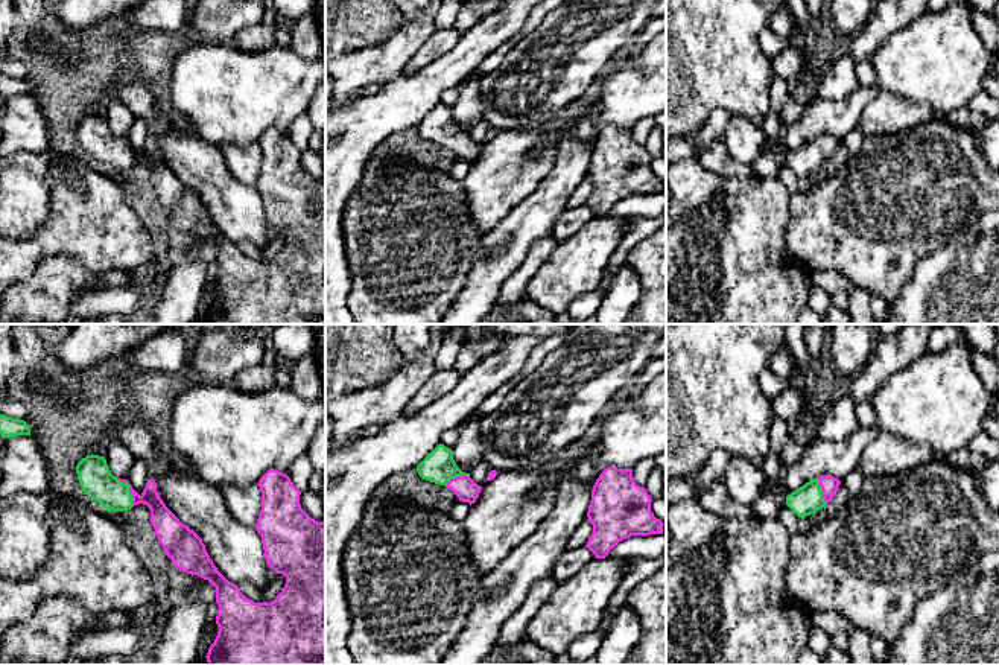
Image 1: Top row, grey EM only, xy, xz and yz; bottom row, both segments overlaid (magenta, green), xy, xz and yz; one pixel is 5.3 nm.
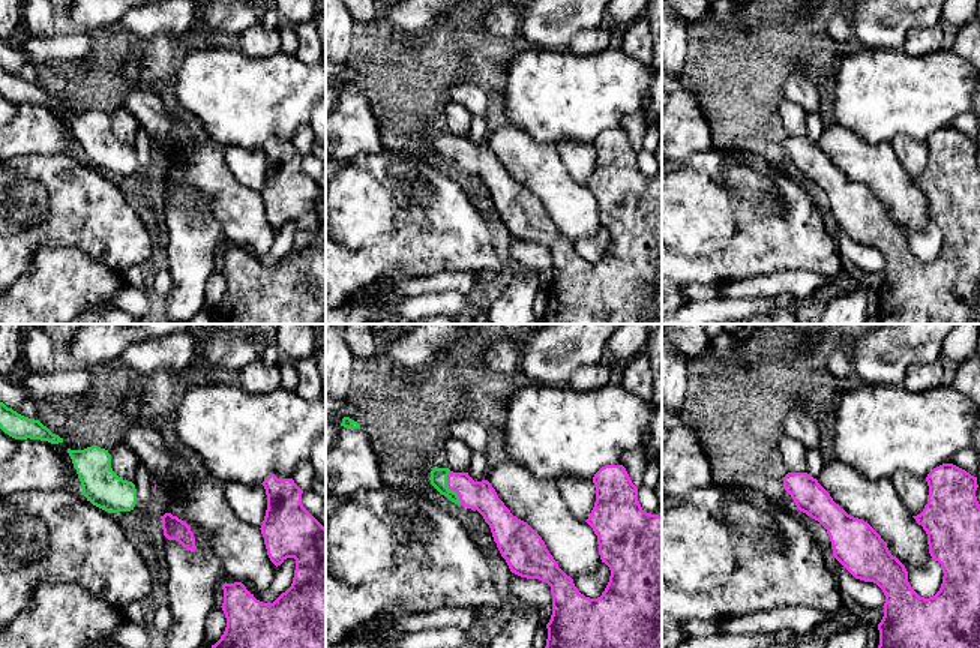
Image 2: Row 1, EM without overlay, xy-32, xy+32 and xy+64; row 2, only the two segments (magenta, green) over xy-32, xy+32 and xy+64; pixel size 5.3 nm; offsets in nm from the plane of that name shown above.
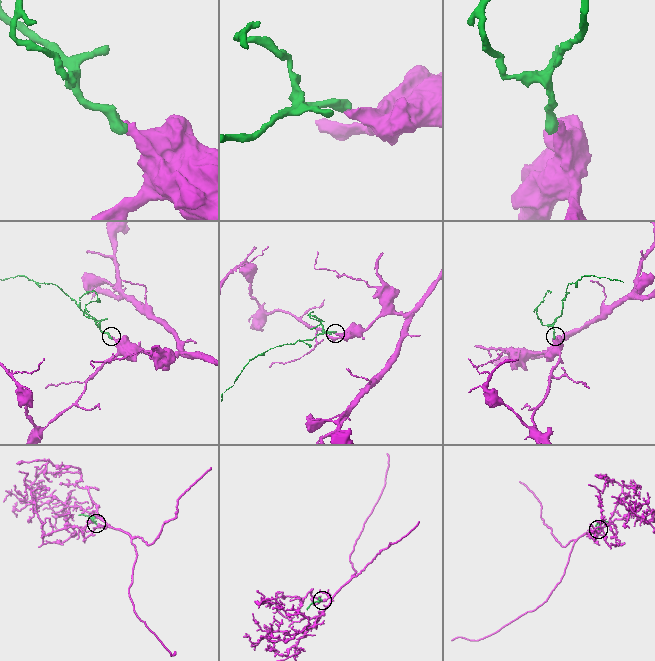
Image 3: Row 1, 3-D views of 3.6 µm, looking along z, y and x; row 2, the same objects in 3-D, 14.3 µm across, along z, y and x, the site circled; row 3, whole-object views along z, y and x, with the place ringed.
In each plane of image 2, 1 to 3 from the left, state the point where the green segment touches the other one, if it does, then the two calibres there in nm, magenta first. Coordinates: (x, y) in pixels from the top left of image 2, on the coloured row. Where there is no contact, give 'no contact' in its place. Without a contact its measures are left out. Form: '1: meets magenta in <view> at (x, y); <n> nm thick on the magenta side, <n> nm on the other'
1: no contact
2: meets magenta in xy+32 at (450, 489); 160 nm thick on the magenta side, 100 nm on the other
3: no contact

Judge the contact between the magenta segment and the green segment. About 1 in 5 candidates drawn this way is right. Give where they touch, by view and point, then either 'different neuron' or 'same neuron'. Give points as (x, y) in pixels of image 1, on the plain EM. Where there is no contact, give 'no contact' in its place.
meets magenta in yz at (823, 151); same neuron

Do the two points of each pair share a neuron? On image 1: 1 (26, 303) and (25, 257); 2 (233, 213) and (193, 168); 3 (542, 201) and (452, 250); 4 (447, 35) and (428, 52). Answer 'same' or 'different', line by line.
1: different
2: same
3: different
4: same

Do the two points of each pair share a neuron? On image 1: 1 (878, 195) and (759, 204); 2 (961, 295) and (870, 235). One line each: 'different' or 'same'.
1: different
2: different

